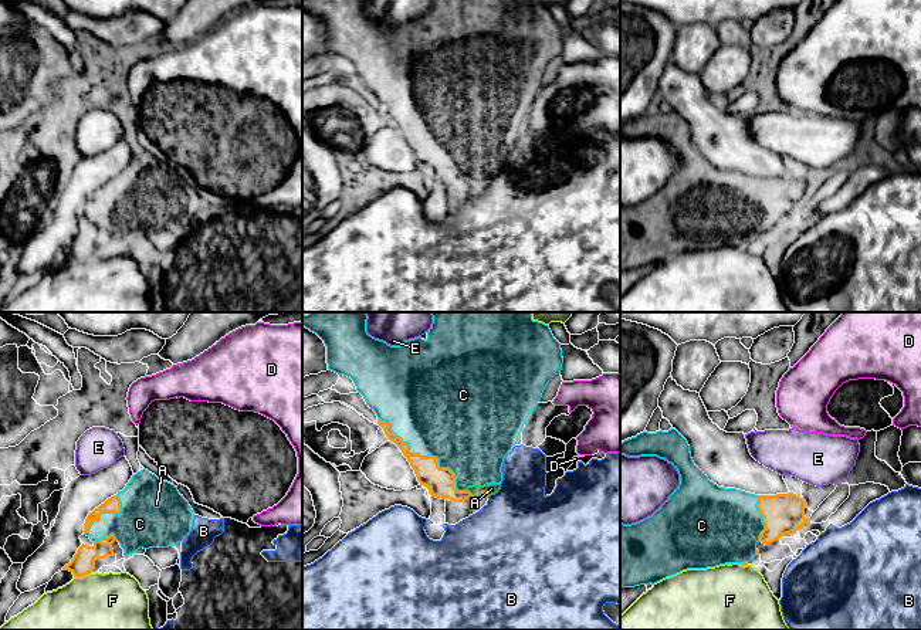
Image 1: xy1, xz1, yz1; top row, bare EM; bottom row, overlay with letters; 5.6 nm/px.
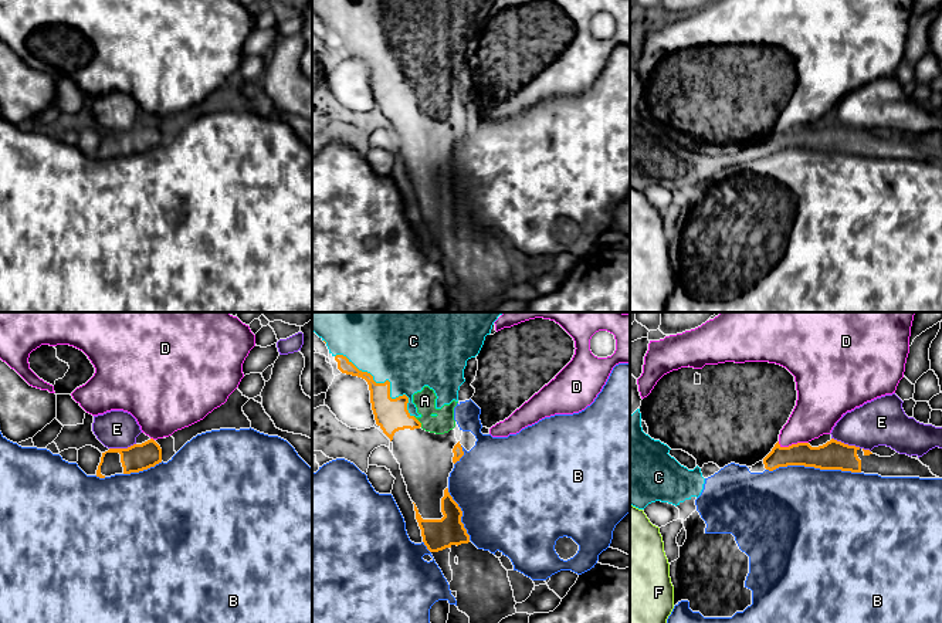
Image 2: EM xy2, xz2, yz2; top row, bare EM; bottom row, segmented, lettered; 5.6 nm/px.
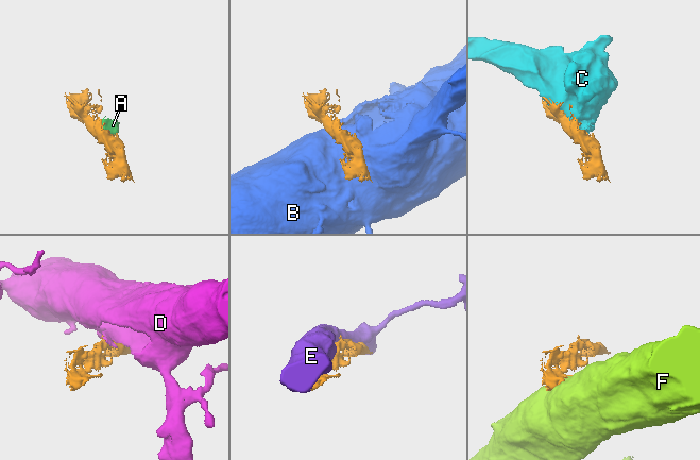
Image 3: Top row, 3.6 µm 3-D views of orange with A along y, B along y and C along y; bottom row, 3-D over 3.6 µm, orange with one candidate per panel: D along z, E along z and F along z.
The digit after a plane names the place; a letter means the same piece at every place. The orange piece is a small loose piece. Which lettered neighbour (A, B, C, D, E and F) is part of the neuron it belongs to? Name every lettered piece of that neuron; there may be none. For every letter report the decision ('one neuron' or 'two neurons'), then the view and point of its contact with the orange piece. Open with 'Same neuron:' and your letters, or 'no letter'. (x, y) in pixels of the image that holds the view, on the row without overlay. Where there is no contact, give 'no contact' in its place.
Same neuron: A, C
A: one neuron; contact xz2 (419, 104)
B: two neurons; contact yz2 (813, 148)
C: one neuron; contact xz1 (427, 138)
D: two neurons; contact yz2 (792, 127)
E: two neurons; contact yz2 (846, 127)
F: two neurons; contact xy1 (83, 257)

